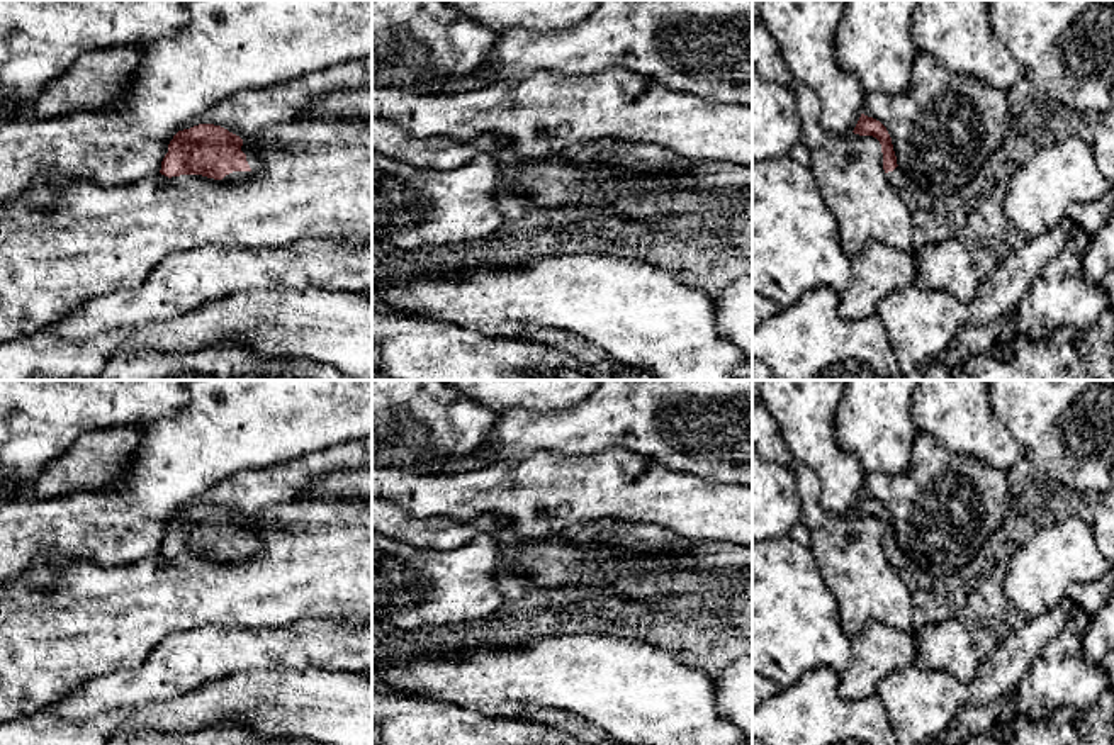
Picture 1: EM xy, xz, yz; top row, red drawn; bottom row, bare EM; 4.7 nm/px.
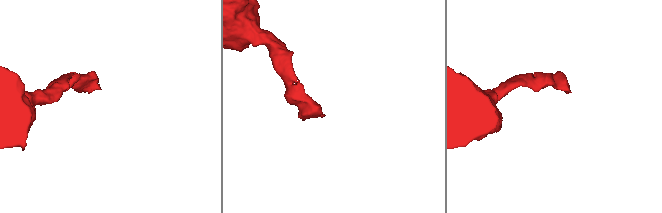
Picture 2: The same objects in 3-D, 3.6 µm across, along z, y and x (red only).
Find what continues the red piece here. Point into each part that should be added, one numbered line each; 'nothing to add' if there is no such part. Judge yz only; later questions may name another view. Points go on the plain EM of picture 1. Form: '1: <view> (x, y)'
1: yz (912, 576)

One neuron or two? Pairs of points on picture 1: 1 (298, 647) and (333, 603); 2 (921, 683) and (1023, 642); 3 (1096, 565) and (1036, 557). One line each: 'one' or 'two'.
1: two
2: one
3: one

